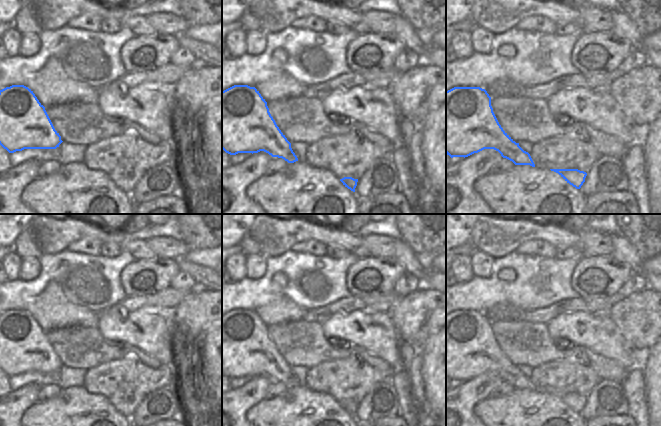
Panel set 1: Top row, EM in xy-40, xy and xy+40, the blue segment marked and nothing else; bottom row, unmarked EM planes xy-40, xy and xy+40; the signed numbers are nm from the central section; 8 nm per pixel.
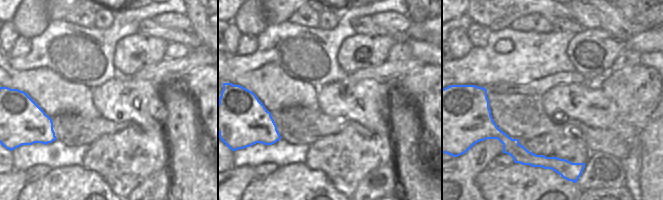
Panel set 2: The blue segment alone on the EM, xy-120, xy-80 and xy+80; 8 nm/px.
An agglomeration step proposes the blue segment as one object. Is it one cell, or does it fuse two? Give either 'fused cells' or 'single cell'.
single cell

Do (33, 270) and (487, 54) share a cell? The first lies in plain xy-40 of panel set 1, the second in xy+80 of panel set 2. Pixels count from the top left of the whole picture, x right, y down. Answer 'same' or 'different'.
different

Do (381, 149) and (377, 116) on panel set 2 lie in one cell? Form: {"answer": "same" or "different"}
{"answer": "different"}

